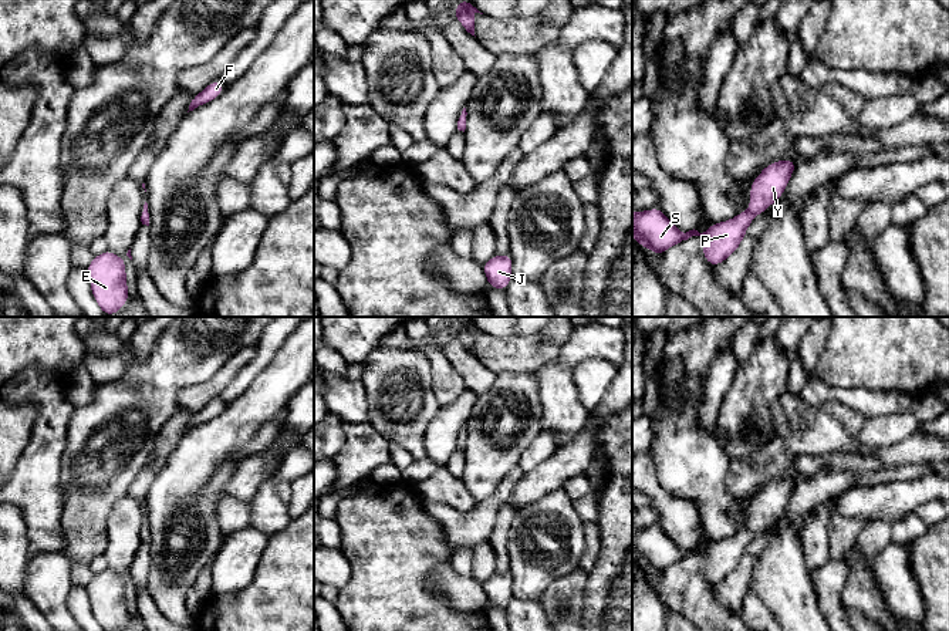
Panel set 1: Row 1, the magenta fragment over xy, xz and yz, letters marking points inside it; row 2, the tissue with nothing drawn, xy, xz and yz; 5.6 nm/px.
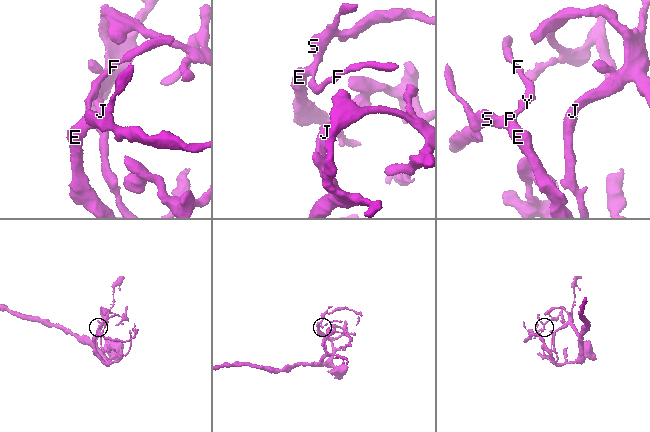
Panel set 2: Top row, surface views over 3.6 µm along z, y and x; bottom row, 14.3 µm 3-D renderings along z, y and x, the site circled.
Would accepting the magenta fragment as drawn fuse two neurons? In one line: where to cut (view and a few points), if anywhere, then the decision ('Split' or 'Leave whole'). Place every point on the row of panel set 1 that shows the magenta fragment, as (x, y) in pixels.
No split. Leave whole

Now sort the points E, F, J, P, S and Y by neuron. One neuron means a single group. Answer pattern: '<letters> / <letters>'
E F J P S Y

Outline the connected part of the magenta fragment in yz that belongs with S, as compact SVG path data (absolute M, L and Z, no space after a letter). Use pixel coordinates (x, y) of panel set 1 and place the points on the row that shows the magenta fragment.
M790 159L769 163L752 182L749 209L730 220L712 223L705 233L695 229L682 233L662 210L654 207L632 213L632 237L642 247L661 256L672 246L692 236L700 236L703 257L709 264L719 266L740 246L753 219L784 193L794 169L796 161Z

